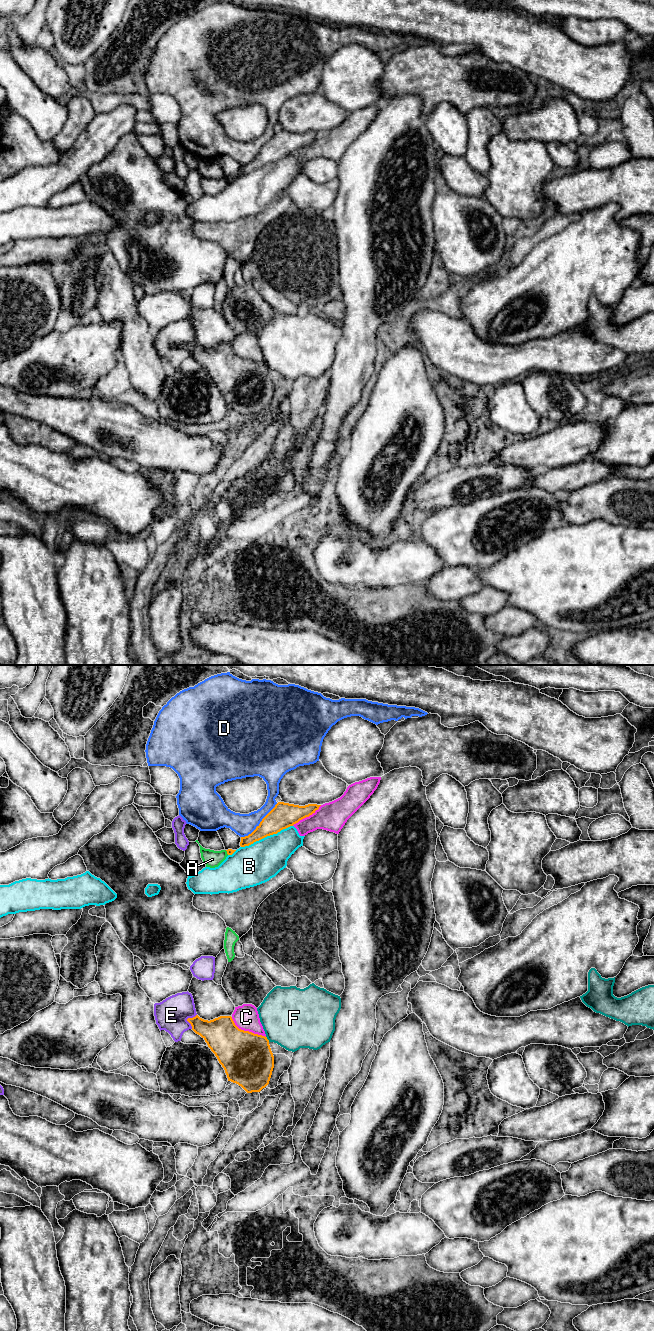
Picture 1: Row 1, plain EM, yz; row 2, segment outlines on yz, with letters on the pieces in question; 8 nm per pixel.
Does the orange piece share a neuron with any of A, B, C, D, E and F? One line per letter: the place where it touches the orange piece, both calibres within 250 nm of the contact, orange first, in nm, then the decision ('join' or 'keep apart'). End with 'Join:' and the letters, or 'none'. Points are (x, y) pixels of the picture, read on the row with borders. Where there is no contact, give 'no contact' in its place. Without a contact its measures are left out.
A: yz (227, 852) | 50/140 nm | keep apart
B: yz (266, 836) | 200/320 nm | keep apart
C: yz (247, 1031) | 400/200 nm | join
D: yz (260, 823) | 200/180 nm | keep apart
E: yz (187, 1019) | 220/260 nm | keep apart
F: yz (267, 1039) | 400/460 nm | keep apart
Join: C

